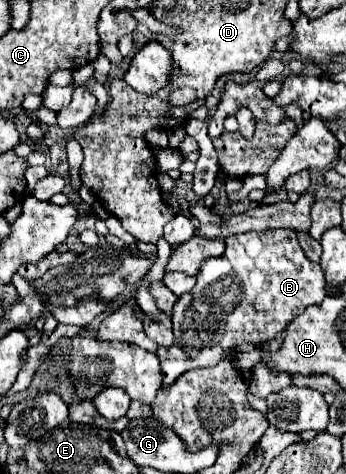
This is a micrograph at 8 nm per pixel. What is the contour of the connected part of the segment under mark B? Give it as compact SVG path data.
M273 229L273 231L249 231L231 235L225 239L227 249L221 257L207 259L201 265L197 275L197 285L191 293L185 293L175 303L173 347L159 347L157 357L161 359L163 369L163 387L173 383L183 371L193 367L211 367L223 359L231 359L237 353L237 347L243 343L263 343L283 331L305 307L313 303L321 303L325 297L325 273L317 263L311 263L295 237L293 229Z

